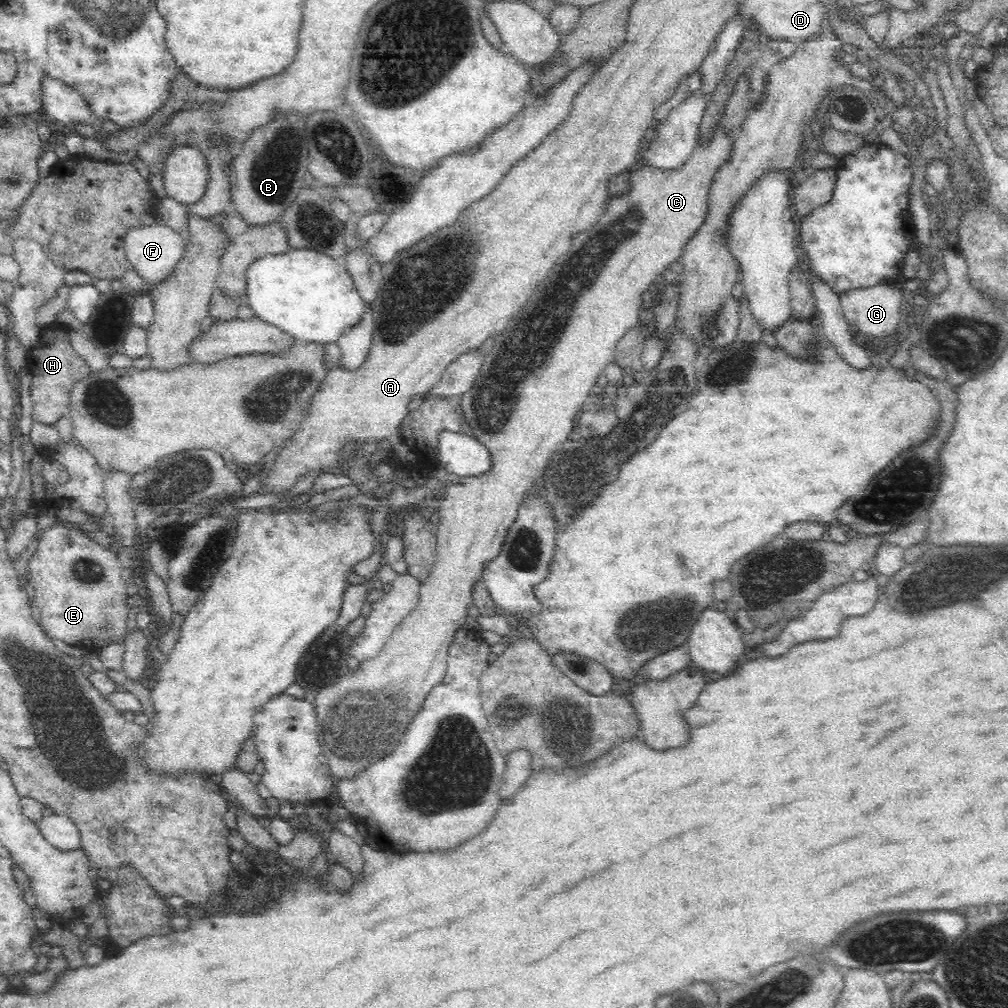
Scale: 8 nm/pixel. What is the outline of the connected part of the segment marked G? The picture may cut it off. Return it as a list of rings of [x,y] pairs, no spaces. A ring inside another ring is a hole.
[[[886,285],[872,286],[866,289],[850,289],[841,299],[843,316],[856,331],[874,339],[892,338],[898,336],[898,322],[901,310],[908,303],[908,297],[897,287]]]

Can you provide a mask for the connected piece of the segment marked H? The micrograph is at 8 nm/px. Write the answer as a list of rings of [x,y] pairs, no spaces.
[[[62,330],[42,332],[34,350],[27,354],[26,366],[32,374],[30,398],[33,408],[33,420],[46,425],[54,425],[62,416],[69,414],[69,402],[73,384],[91,374],[91,367],[71,346]]]

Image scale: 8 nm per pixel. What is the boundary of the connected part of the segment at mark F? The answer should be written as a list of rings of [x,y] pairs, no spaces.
[[[164,223],[132,229],[125,241],[126,252],[133,268],[152,284],[168,279],[168,276],[174,272],[176,266],[184,258],[188,246],[178,230]]]

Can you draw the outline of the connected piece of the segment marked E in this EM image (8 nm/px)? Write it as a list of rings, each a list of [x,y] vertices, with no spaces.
[[[57,520],[40,535],[34,552],[28,558],[28,568],[34,587],[34,604],[40,612],[40,624],[49,638],[62,640],[66,644],[76,645],[86,650],[99,650],[104,640],[120,642],[124,638],[127,610],[123,606],[128,597],[126,582],[122,578],[122,567],[116,562],[114,553],[89,538],[86,533],[64,526]]]

